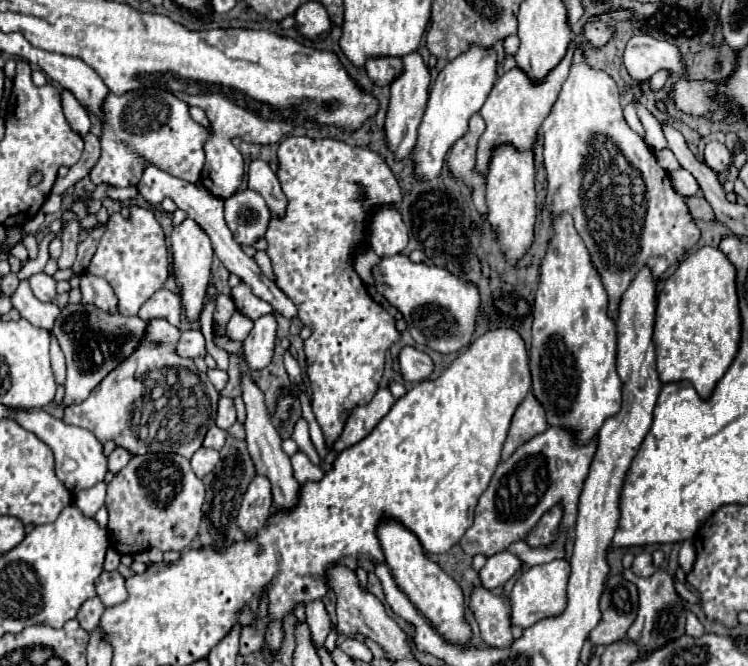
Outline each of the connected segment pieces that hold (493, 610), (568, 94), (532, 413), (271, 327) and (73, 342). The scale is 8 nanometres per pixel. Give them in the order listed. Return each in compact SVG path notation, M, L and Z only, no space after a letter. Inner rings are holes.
M479 587L473 589L471 595L471 609L475 613L475 619L481 629L481 639L487 647L511 647L513 635L511 635L511 607L503 597L493 595L491 591Z
M575 49L569 77L563 83L563 89L551 113L541 125L547 171L547 209L553 217L563 211L573 215L575 229L583 237L609 293L609 315L613 319L617 317L621 295L625 293L629 281L633 281L641 265L649 265L653 277L657 279L667 273L667 269L675 265L677 259L699 239L699 229L693 223L685 197L673 189L669 173L659 167L653 151L645 145L643 137L629 129L627 121L623 119L619 97L621 93L617 83L605 71L589 67L583 49Z
M529 391L511 419L509 435L505 439L501 457L503 459L509 457L509 453L513 453L513 449L517 449L517 445L523 445L525 441L529 441L529 437L535 437L537 433L543 433L545 429L549 429L545 409L535 399L535 395Z
M263 315L255 321L253 331L243 341L245 365L251 371L261 371L271 363L273 347L275 347L275 335L277 335L277 323L275 323L273 315Z
M67 303L65 307L61 307L51 335L59 341L67 363L63 405L85 401L89 393L139 347L139 343L145 339L145 329L147 321L139 317L125 317L121 313L111 315L109 311L103 311L93 303Z

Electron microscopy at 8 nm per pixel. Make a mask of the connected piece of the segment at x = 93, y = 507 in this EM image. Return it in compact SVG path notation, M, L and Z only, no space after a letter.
M103 481L97 483L93 489L83 489L81 493L75 495L73 505L75 505L85 517L93 517L93 515L99 511L99 507L103 505L103 501L105 501L105 489L107 489L107 485L105 485Z

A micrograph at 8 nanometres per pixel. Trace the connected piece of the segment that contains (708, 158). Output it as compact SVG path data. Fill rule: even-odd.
M719 141L707 143L707 147L705 147L705 163L715 173L719 173L721 169L725 169L727 163L729 163L729 159L731 159L731 155L729 155L729 151L727 151L727 147L723 143L719 143Z

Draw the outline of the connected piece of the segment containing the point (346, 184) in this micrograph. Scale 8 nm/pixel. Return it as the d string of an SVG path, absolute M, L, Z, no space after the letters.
M287 137L279 145L279 181L283 193L287 195L287 215L277 221L275 217L267 229L267 255L273 261L273 271L277 275L279 289L297 305L299 319L303 325L311 327L313 335L305 341L305 357L313 361L307 369L307 377L313 391L313 413L323 429L327 449L341 437L343 427L355 407L367 405L379 389L383 377L385 351L399 341L401 333L395 327L395 319L377 305L359 275L353 269L353 249L355 245L367 243L369 227L367 217L371 207L379 203L401 203L401 191L397 179L385 161L363 147L353 147L337 139L309 141L307 137Z

